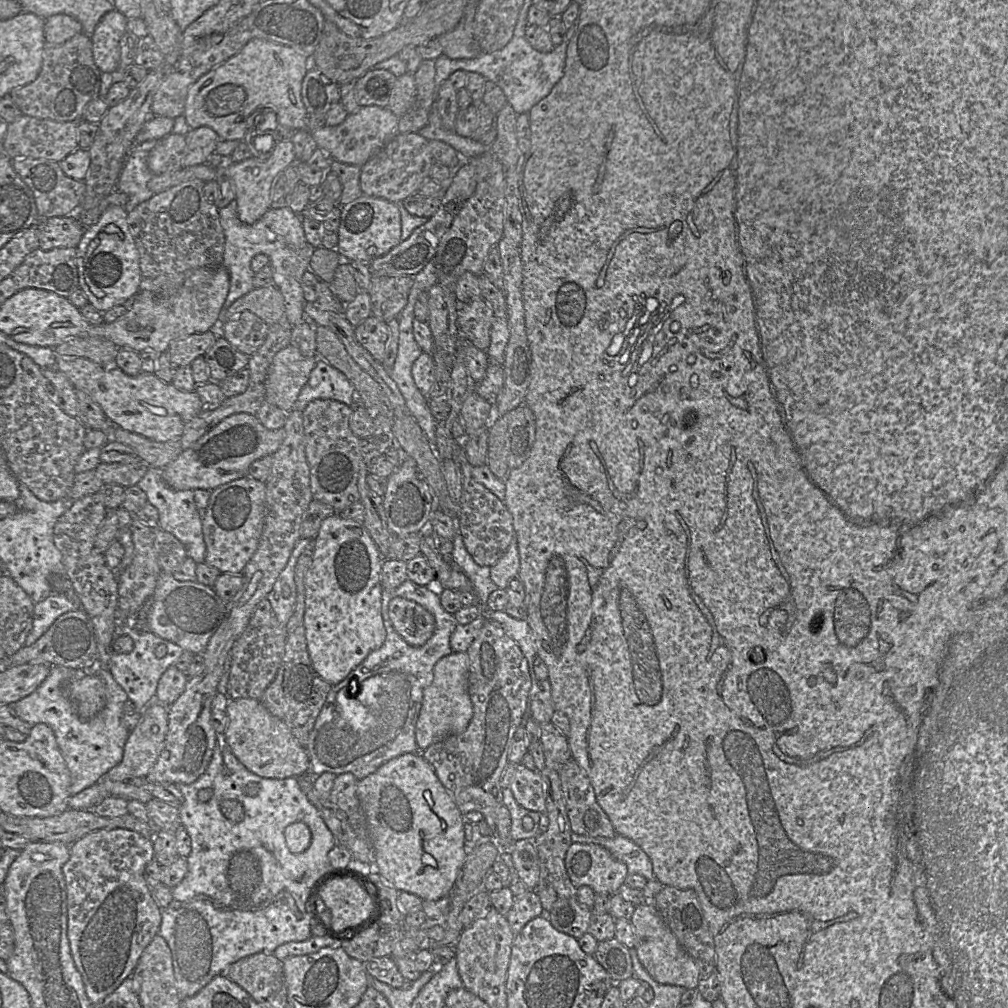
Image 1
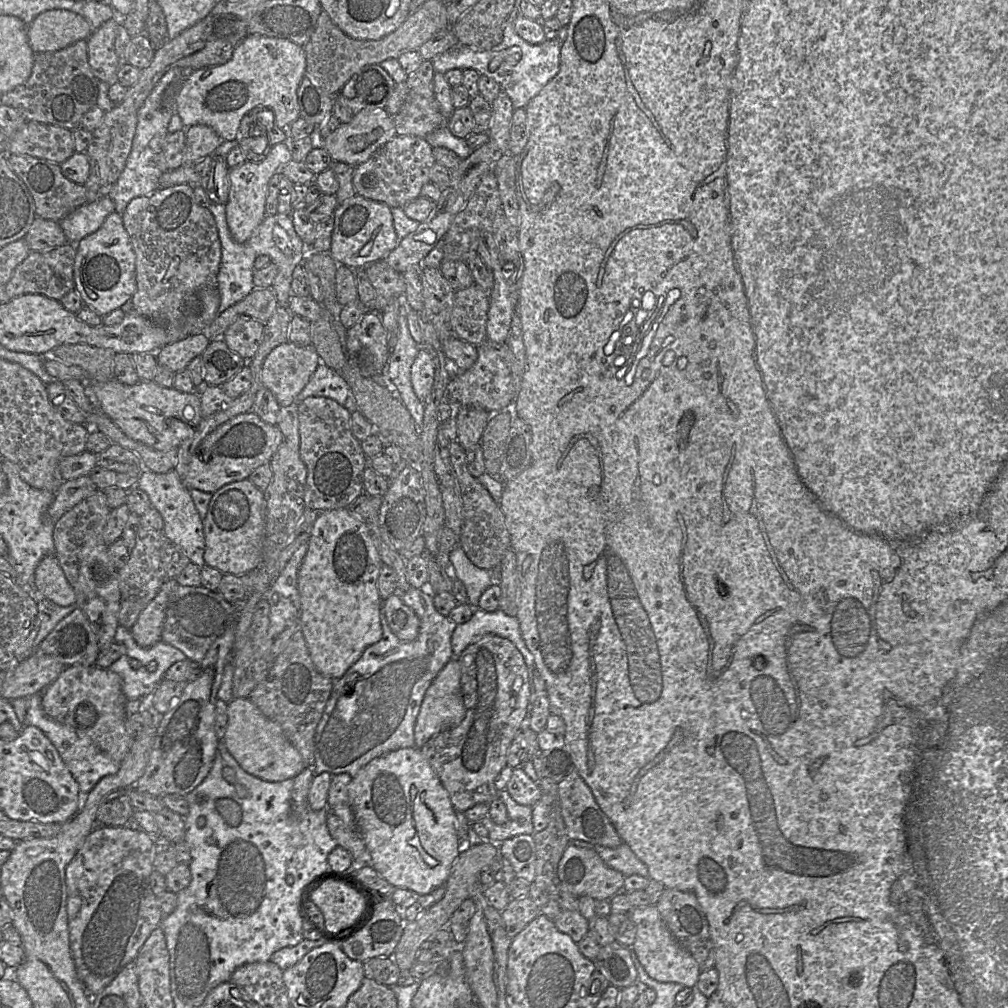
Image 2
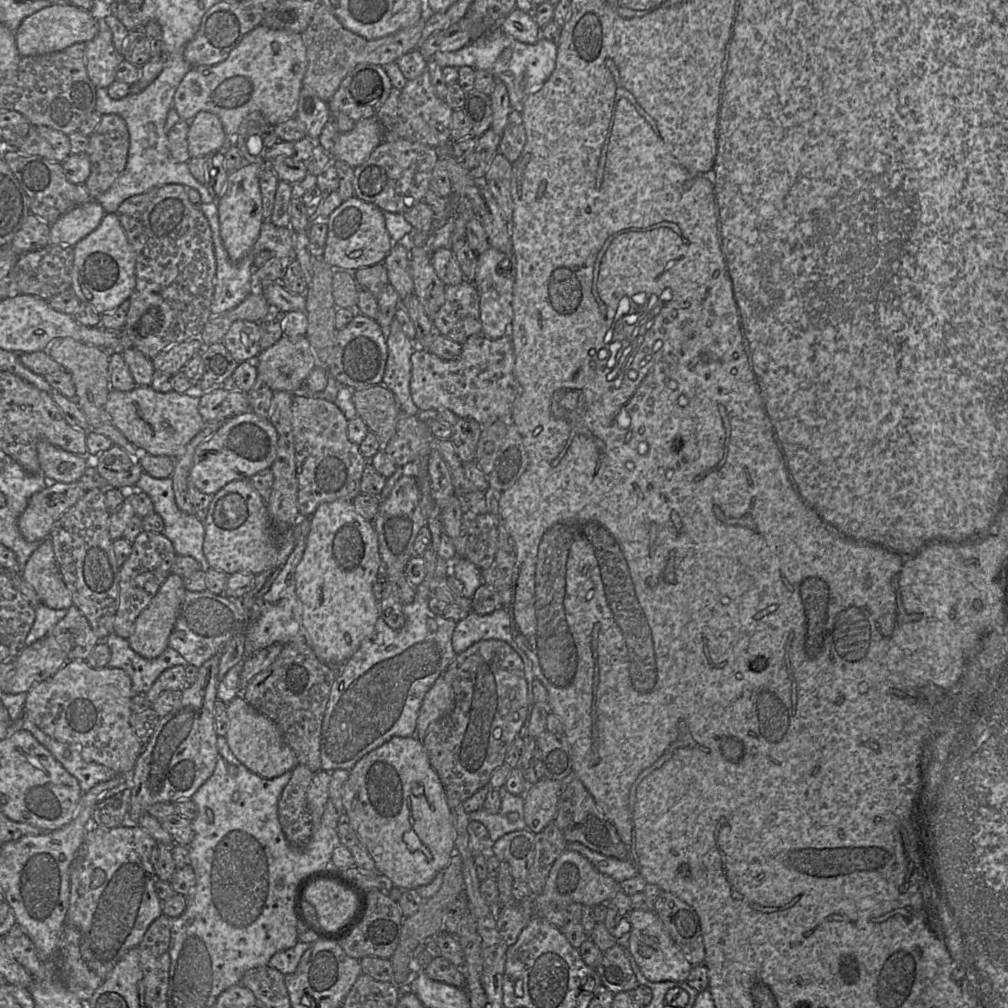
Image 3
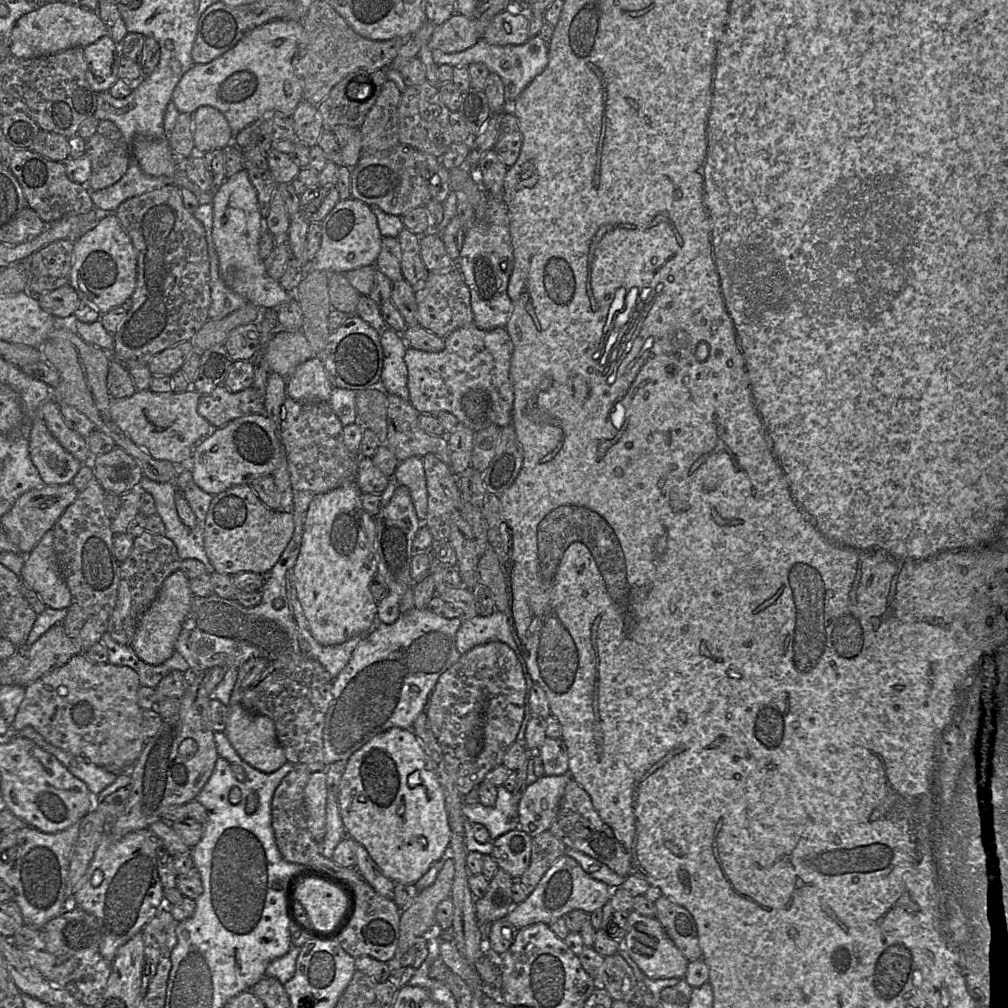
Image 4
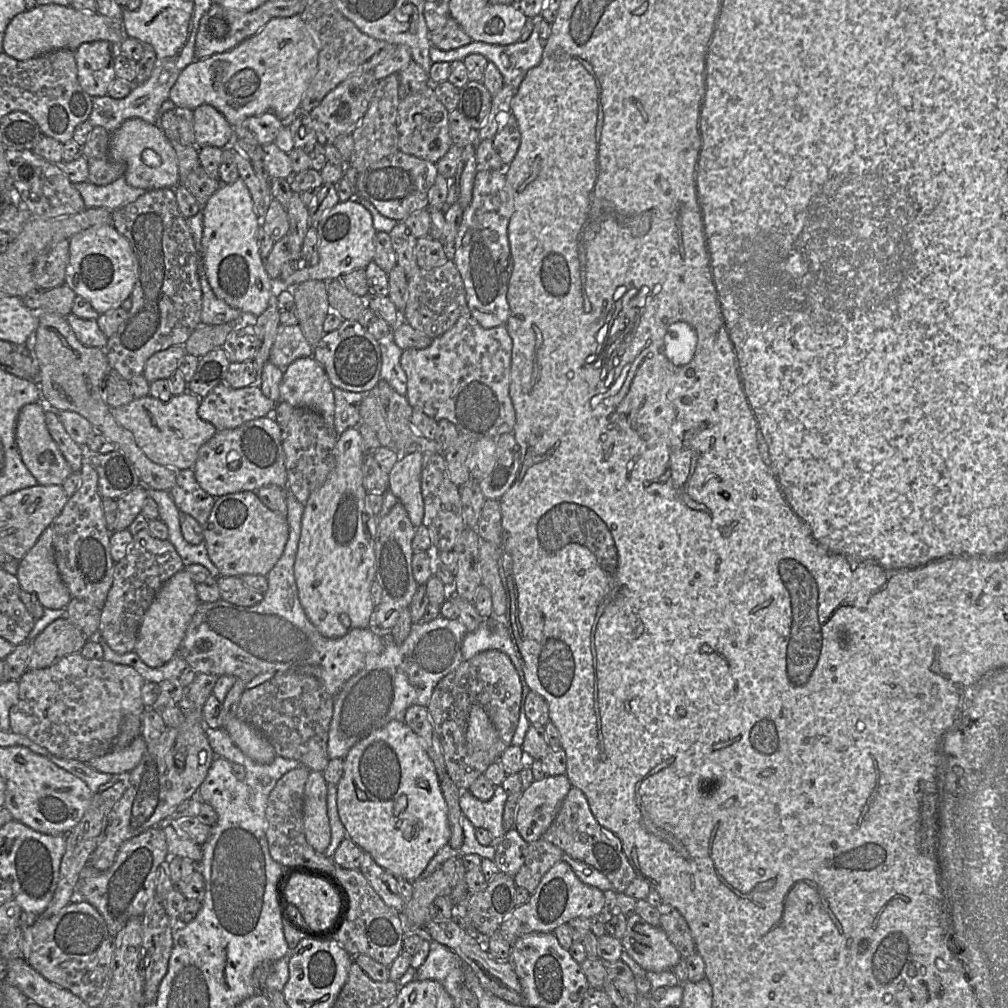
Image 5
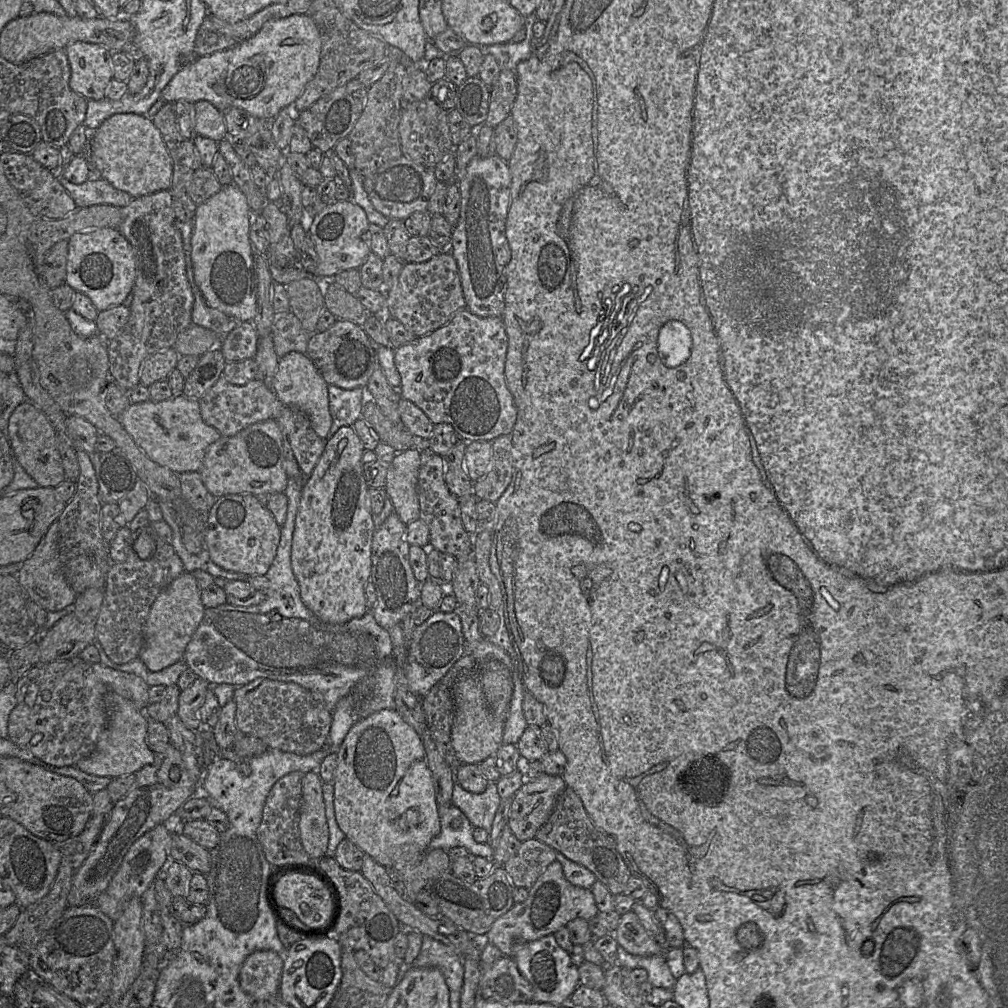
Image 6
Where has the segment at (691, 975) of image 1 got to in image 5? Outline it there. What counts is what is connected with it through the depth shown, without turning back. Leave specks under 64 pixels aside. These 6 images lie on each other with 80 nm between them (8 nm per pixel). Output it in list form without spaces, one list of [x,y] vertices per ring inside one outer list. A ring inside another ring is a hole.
[[[636,913],[627,916],[626,930],[620,941],[624,951],[645,971],[671,971],[681,961],[679,952],[669,941],[663,929],[648,924]]]

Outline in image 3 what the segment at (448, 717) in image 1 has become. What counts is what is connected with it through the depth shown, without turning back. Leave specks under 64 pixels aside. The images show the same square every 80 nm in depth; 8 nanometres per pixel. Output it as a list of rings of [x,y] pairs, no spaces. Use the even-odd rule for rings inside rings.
[[[443,673],[437,678],[423,699],[417,719],[415,736],[423,741],[430,724],[451,712],[454,705],[453,689],[445,680]]]

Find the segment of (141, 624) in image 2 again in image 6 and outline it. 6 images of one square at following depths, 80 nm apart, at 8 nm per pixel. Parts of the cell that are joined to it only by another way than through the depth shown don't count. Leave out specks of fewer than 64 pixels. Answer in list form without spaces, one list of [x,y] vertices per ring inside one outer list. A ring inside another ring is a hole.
[[[184,571],[153,602],[145,623],[144,646],[139,655],[151,671],[160,671],[183,659],[187,644],[203,619],[201,589],[191,572]]]

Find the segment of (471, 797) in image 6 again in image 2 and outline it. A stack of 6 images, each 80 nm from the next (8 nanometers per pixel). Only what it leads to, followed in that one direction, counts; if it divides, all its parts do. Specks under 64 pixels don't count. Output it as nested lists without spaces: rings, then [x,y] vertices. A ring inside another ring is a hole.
[[[506,789],[499,791],[499,797],[506,805],[508,820],[502,825],[496,824],[489,815],[479,822],[489,831],[490,841],[504,841],[520,834],[534,833],[532,807],[517,803]]]

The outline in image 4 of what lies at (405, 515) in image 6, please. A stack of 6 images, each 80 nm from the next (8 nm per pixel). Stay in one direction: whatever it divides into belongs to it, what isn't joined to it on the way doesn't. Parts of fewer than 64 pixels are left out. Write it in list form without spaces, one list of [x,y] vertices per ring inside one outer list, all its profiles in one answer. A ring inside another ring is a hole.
[[[412,456],[400,461],[393,477],[397,485],[406,486],[420,523],[425,522],[428,509],[428,492],[424,464],[421,457]]]

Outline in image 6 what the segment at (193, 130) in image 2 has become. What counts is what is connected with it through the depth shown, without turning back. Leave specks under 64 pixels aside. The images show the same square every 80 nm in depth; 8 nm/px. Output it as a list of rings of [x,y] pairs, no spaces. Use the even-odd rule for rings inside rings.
[[[201,100],[194,104],[195,134],[214,140],[219,143],[227,135],[224,116],[213,104]]]

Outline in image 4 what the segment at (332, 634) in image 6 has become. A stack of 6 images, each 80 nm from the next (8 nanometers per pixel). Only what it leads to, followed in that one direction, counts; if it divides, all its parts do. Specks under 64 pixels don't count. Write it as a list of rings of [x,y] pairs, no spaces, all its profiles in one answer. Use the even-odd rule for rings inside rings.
[[[293,512],[293,517],[295,524],[293,536],[278,562],[265,575],[262,600],[258,605],[244,607],[235,600],[225,599],[214,593],[207,597],[194,596],[175,643],[175,650],[183,656],[191,668],[198,672],[206,672],[214,666],[238,669],[250,658],[265,658],[272,662],[286,654],[304,654],[316,659],[333,678],[336,678],[347,665],[363,636],[355,636],[342,644],[332,646],[321,645],[313,638],[294,585],[294,566],[301,549],[305,514]]]

